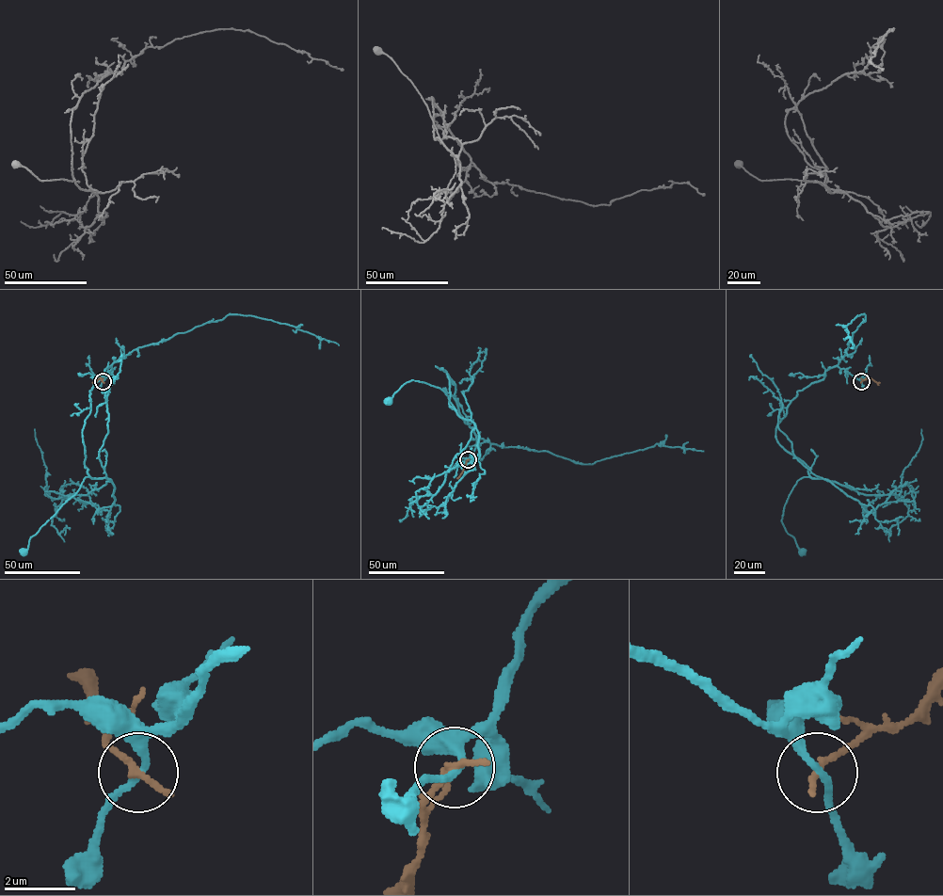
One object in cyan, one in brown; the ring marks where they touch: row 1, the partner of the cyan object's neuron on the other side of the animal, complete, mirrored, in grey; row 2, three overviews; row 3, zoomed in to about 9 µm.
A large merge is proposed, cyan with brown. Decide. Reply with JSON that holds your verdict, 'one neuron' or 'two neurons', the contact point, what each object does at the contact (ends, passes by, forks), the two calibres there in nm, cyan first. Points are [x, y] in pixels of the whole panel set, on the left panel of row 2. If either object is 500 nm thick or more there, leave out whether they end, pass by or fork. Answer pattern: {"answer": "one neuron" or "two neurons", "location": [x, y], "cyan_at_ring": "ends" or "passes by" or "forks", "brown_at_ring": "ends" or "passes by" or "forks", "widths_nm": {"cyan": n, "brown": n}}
{"answer": "two neurons", "location": [103, 381], "cyan_at_ring": "passes by", "brown_at_ring": "ends", "widths_nm": {"cyan": 200, "brown": 240}}

